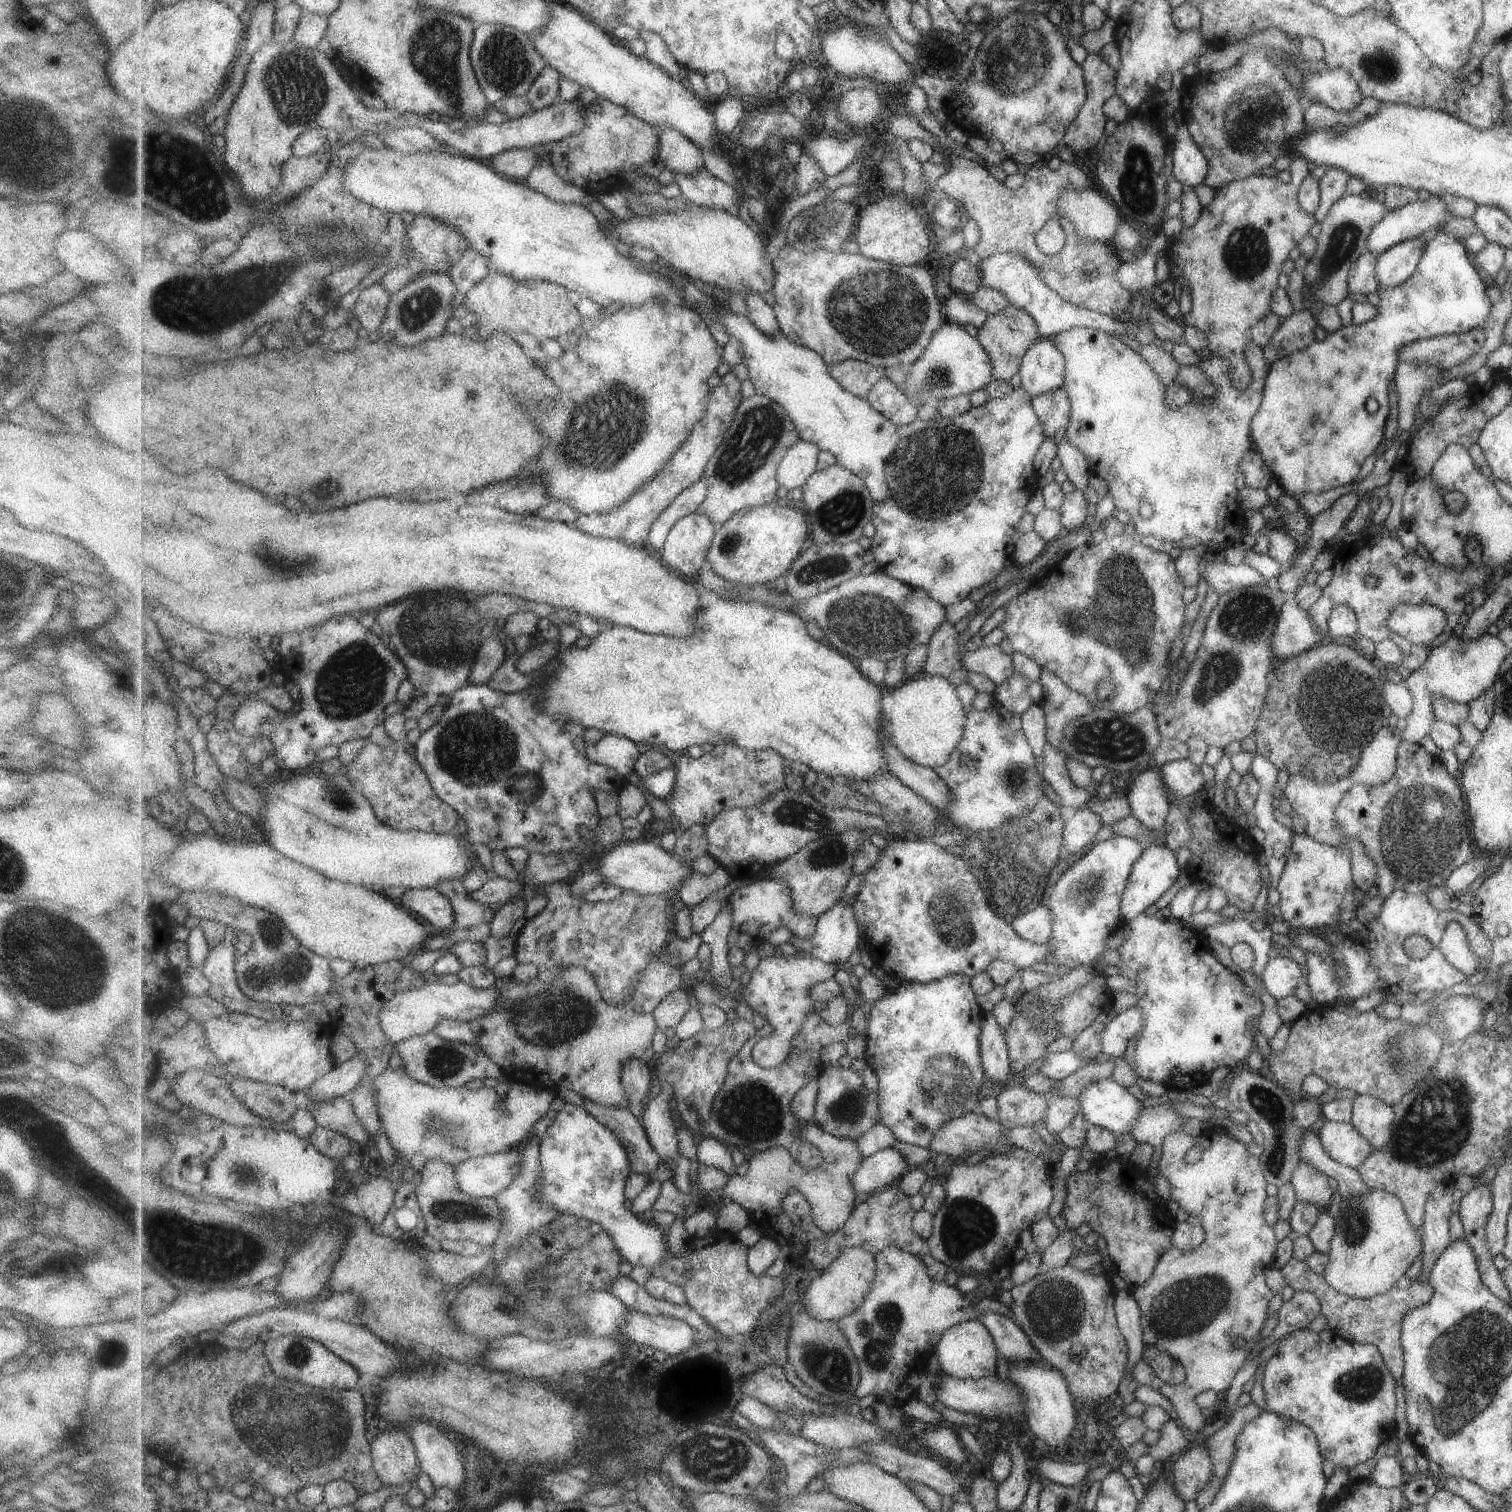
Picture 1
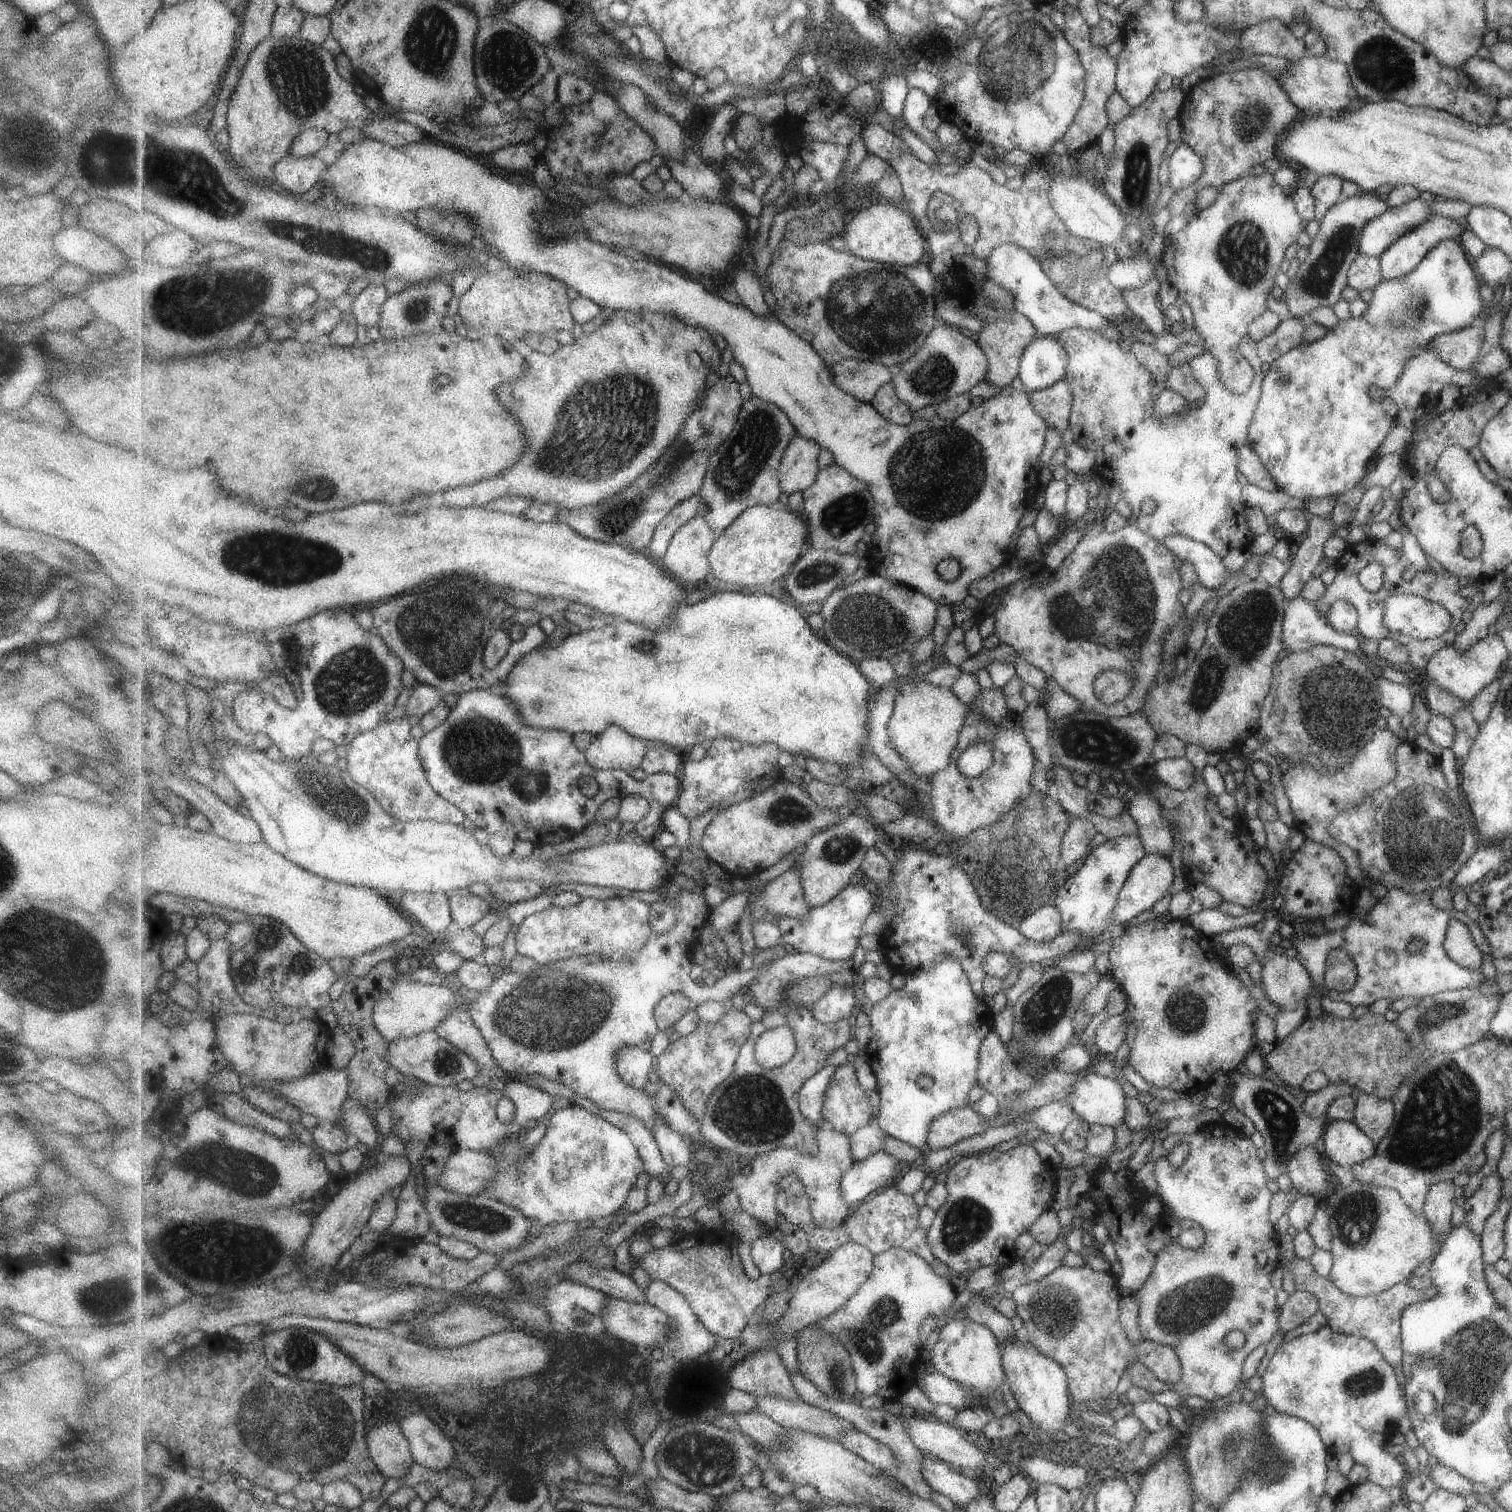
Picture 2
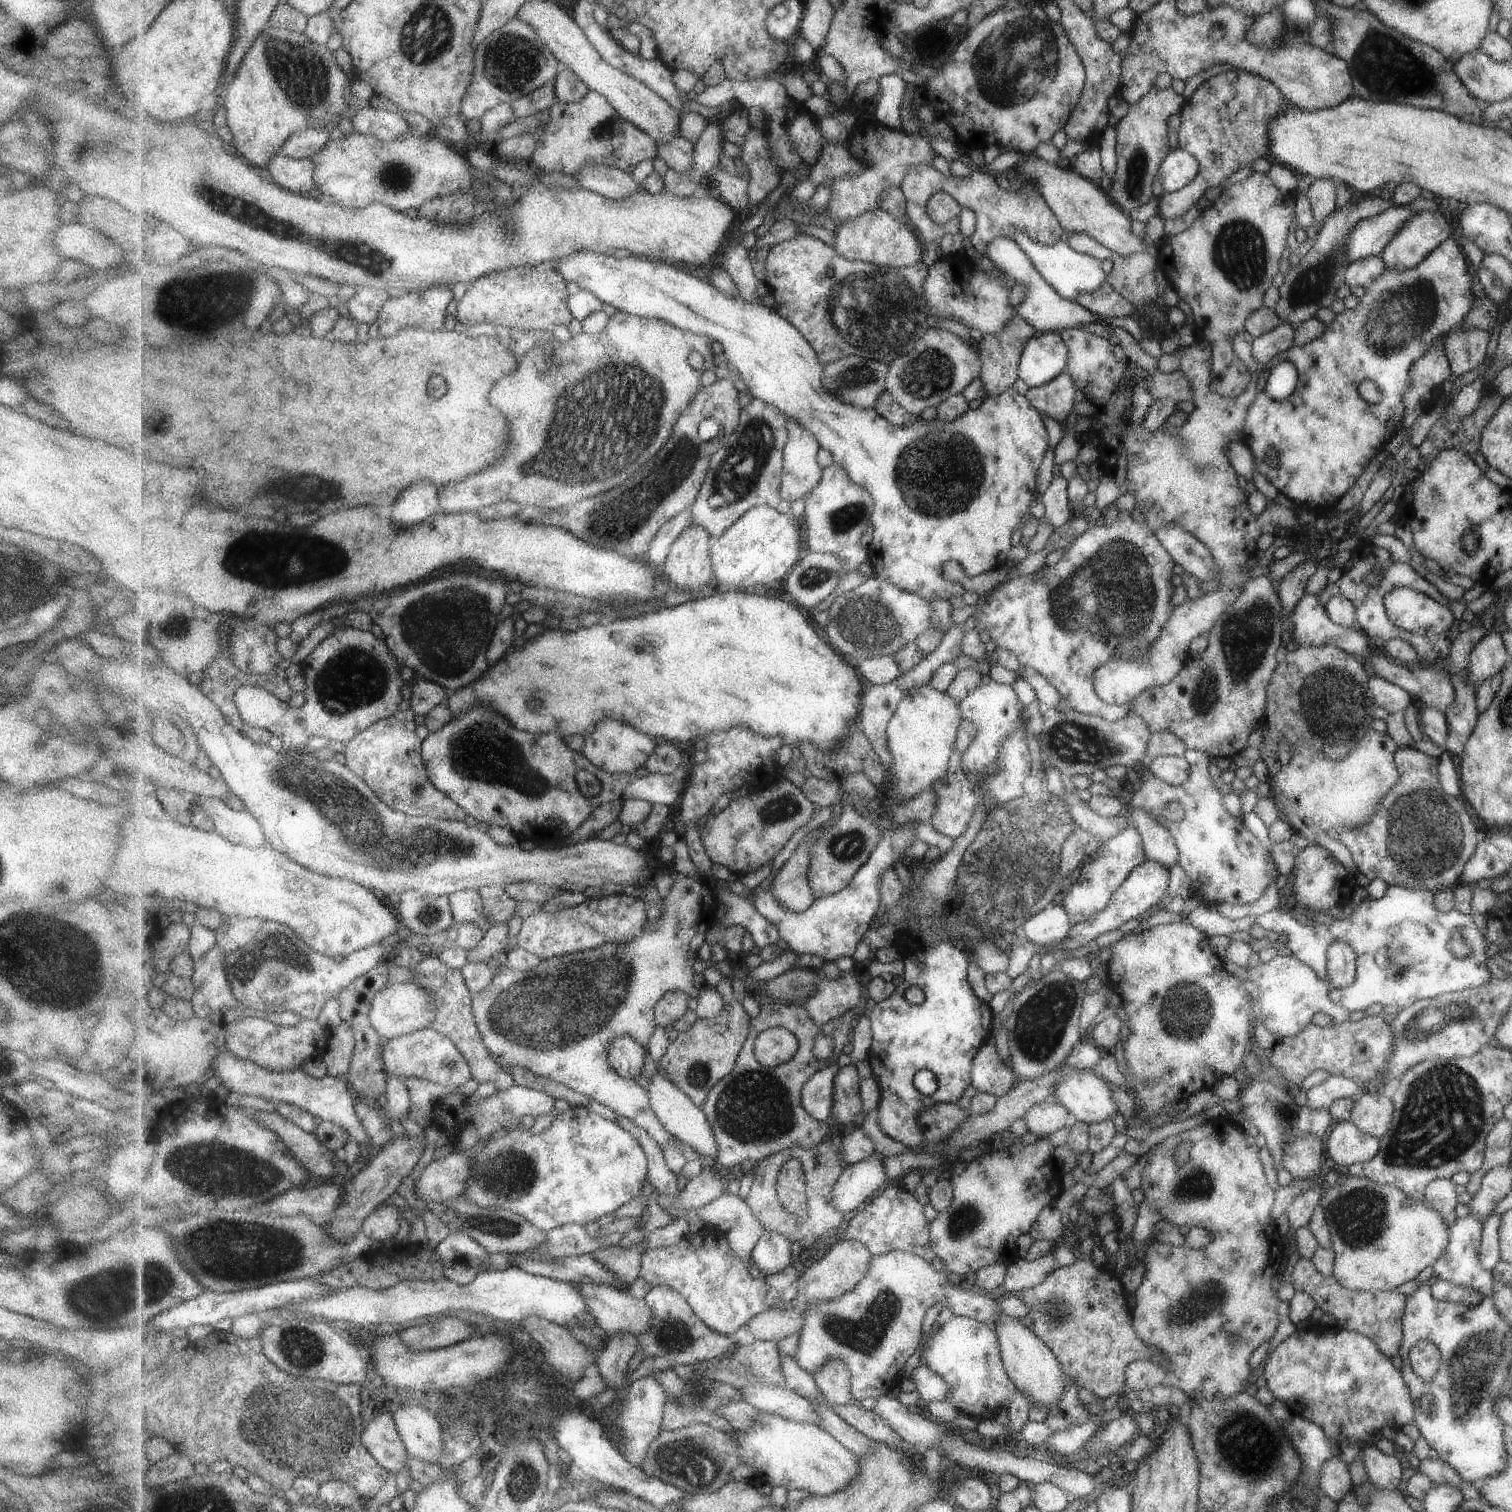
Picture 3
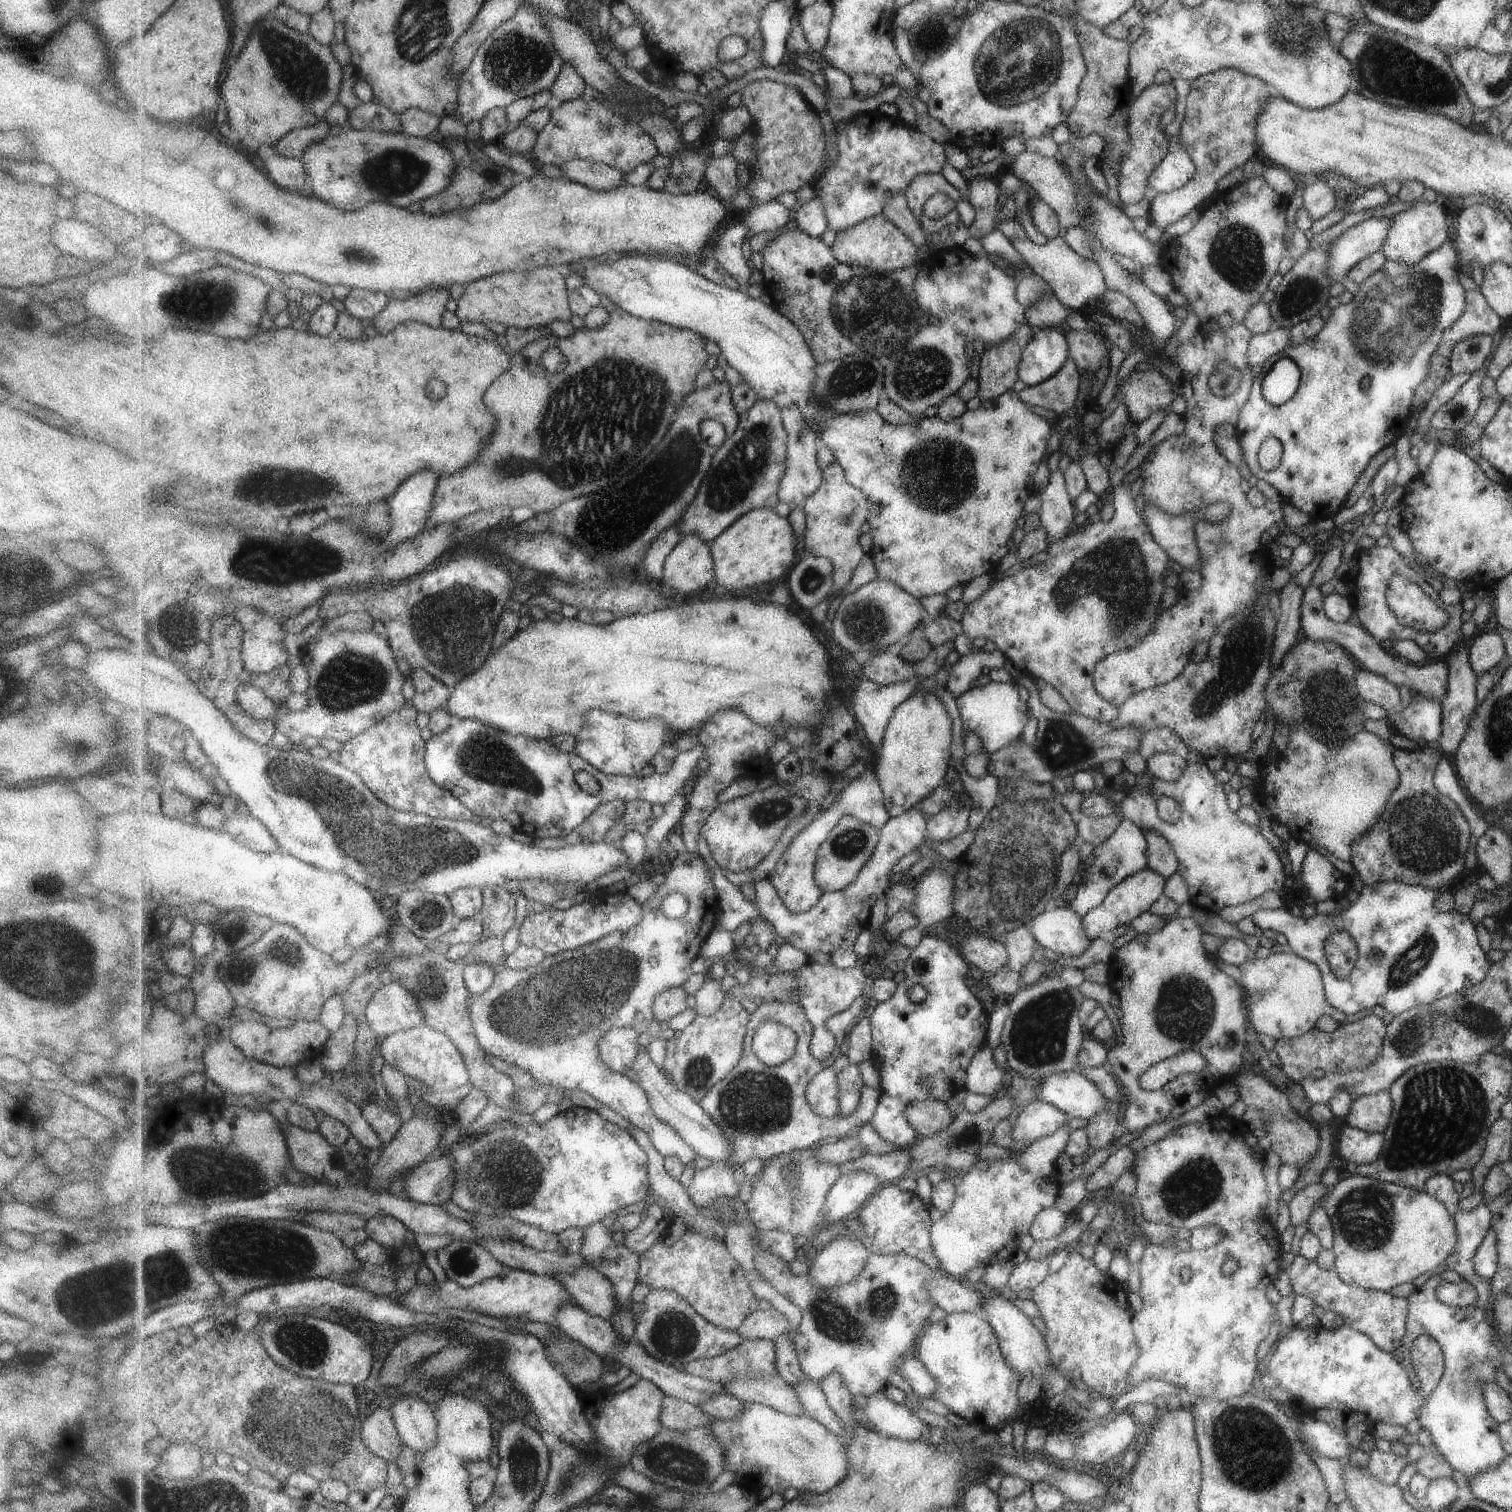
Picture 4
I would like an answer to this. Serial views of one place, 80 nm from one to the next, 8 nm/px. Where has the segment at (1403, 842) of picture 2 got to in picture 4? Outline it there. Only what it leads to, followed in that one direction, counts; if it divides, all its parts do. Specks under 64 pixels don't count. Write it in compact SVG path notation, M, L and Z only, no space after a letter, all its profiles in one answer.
M1429 747L1415 751L1395 749L1392 761L1398 772L1398 783L1388 796L1381 818L1368 831L1360 834L1350 844L1350 863L1364 885L1379 881L1399 881L1406 885L1419 885L1434 891L1447 889L1464 869L1470 832L1469 825L1459 807L1446 796L1438 793L1432 783L1434 768L1440 759L1439 753Z

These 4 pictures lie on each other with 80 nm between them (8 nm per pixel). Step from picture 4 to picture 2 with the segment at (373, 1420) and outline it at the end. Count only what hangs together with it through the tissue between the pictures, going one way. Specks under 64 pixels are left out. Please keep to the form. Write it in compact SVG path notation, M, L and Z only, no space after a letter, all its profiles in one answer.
M395 1420L373 1427L366 1441L377 1468L387 1478L401 1479L415 1463L410 1442Z

